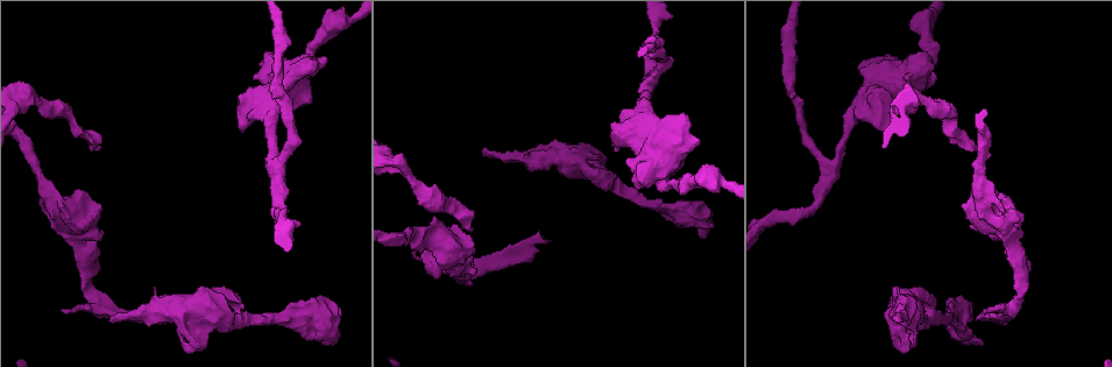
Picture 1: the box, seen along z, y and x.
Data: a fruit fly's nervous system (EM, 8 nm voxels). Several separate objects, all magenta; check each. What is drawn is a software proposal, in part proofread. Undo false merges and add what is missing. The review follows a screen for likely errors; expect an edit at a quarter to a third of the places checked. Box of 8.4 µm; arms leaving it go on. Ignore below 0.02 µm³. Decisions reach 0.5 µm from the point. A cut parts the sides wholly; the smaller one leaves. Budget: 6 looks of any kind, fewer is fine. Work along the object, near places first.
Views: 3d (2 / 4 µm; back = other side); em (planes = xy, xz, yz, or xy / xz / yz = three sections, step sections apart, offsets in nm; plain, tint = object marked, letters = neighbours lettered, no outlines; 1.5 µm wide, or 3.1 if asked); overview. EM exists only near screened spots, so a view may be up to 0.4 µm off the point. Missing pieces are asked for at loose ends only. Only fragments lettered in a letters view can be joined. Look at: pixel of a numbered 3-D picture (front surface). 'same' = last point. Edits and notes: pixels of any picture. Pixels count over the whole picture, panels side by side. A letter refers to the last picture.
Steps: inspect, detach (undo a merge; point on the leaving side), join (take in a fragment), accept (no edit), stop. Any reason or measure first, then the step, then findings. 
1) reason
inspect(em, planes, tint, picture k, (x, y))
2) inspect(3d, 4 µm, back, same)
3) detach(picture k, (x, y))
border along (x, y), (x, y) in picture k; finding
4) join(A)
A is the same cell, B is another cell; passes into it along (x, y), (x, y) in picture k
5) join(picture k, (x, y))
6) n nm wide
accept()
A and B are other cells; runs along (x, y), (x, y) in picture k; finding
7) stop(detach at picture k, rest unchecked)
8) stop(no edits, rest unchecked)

an open end
inspect(em, planes, tint, picture 1, (548, 240))

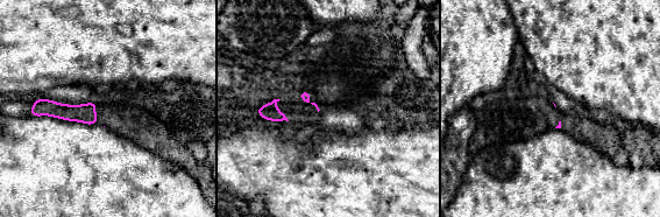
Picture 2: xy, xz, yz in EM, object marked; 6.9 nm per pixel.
inspect(em, planes, letters, same)

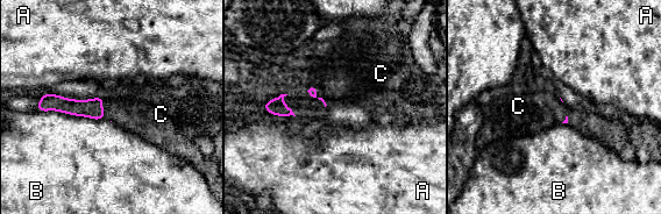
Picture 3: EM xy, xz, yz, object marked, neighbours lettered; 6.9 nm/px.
join(C)
C is the same cell, A and B are other cells; passes into it along (92, 108), (101, 107), (136, 113) in picture 3; it goes on there

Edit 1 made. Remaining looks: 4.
inspect(overview)

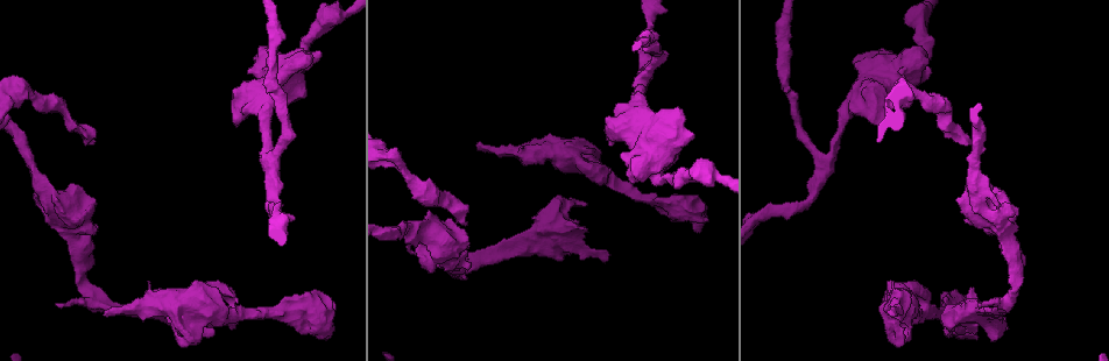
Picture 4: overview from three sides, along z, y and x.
an open end
inspect(em, xz, step 4, letters, picture 4, (895, 315))

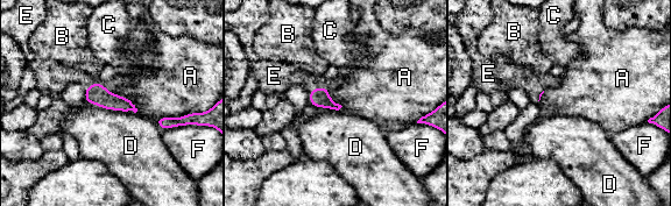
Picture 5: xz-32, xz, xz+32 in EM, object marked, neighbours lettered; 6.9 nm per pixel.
join(E)
E is the same cell, A, B, C, D and F are other cells; passes into it along (319, 97), (312, 90), (280, 76) in picture 5; the neuron continues

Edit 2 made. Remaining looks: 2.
free end
inspect(em, xz, step 8, tint, picture 4, (961, 334))

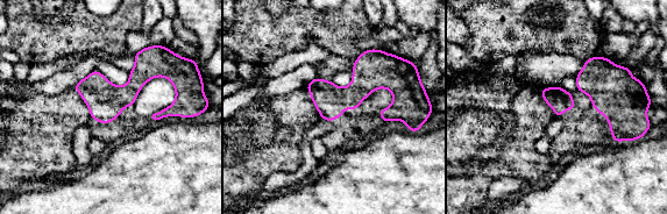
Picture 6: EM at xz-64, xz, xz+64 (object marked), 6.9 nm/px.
inspect(em, planes, letters, same)

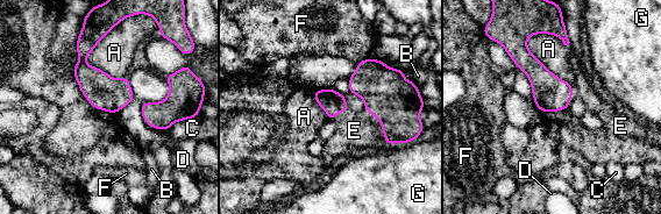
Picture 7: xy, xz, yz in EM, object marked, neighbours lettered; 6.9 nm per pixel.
join(E)
E is the same cell, A, B, C, D, F and G are other cells; it goes on there

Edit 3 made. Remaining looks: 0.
stop(join at picture 3, join at picture 5, join at picture 7, rest unchecked)

